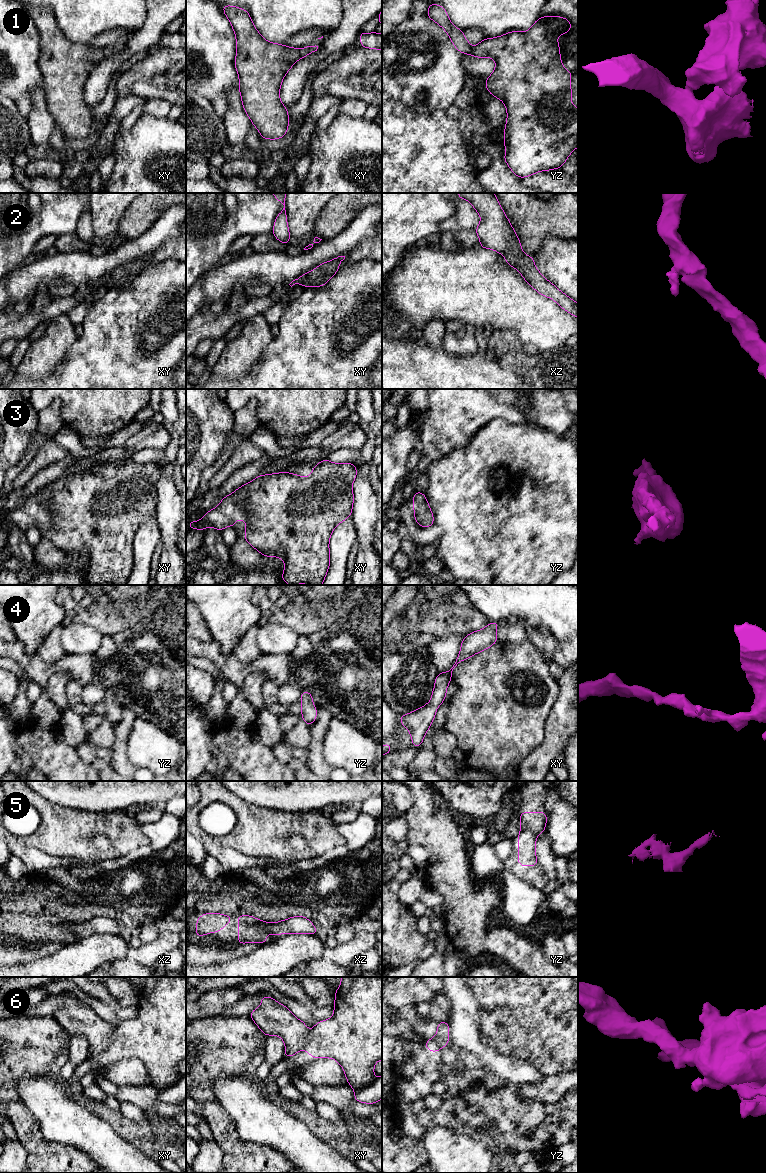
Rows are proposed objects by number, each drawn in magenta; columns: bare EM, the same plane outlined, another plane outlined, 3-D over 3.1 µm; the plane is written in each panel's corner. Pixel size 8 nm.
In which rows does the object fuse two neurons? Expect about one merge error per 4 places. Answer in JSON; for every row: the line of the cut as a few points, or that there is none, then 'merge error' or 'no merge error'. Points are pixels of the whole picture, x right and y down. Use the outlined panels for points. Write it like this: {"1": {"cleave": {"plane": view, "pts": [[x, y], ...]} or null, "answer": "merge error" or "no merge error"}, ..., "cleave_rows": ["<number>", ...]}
{"1": {"cleave": null, "answer": "no merge error"}, "2": {"cleave": null, "answer": "no merge error"}, "3": {"cleave": null, "answer": "no merge error"}, "4": {"cleave": null, "answer": "no merge error"}, "5": {"cleave": {"plane": "yz", "pts": [[521, 830], [530, 830], [536, 835]]}, "answer": "merge error"}, "6": {"cleave": {"plane": "xy", "pts": [[310, 1032], [307, 1043], [303, 1047]]}, "answer": "merge error"}, "cleave_rows": ["5", "6"]}

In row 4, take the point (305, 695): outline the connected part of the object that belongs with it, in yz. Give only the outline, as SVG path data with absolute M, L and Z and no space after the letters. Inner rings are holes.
M309 691L301 692L300 703L302 708L302 714L300 716L310 726L317 718L317 708L313 704L313 697Z

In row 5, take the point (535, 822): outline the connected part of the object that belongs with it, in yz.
M520 811L521 831L529 830L535 835L540 835L546 830L546 812L522 812Z

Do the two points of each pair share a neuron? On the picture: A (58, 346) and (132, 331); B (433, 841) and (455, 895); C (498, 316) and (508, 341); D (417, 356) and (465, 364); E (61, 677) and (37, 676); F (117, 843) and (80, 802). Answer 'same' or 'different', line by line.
A: different
B: same
C: different
D: same
E: different
F: different

